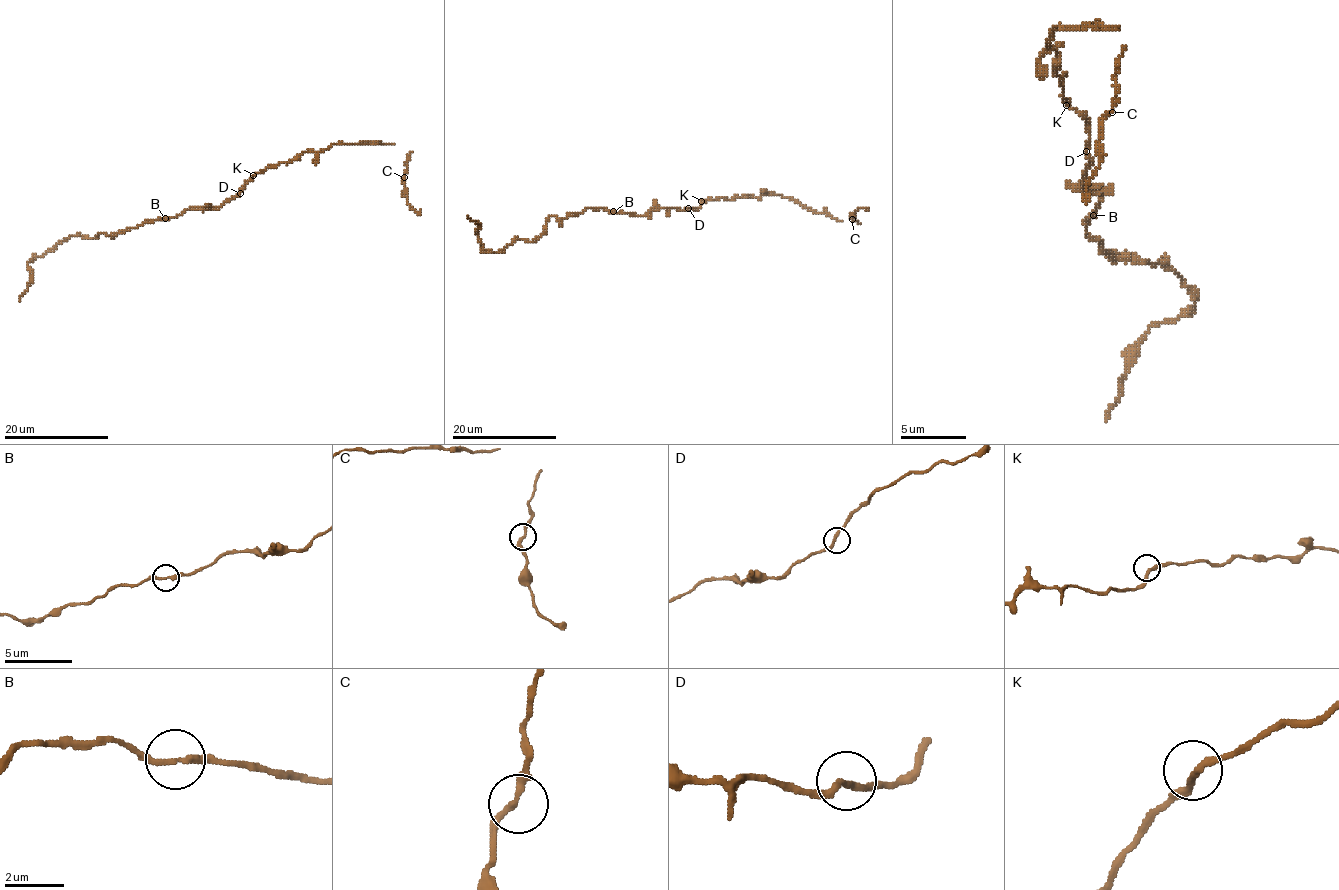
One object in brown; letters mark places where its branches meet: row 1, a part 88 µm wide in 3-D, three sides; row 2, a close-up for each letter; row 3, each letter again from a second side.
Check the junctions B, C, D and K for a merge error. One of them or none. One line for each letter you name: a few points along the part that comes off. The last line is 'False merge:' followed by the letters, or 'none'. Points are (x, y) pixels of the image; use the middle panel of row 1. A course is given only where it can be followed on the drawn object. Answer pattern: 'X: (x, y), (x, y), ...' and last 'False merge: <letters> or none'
False merge: none

